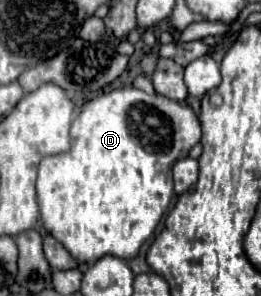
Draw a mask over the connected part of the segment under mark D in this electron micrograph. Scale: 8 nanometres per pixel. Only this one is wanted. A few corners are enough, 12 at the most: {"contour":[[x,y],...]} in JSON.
{"contour":[[113,89],[41,159],[43,227],[137,257],[201,141],[185,103]]}

